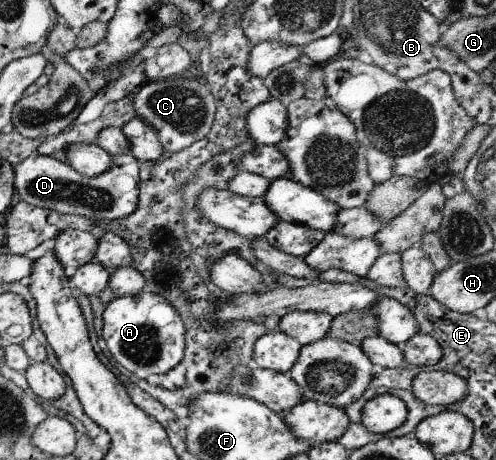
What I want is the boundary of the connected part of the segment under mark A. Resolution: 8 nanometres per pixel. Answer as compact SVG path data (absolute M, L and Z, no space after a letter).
M147 291L116 298L106 305L103 338L116 362L134 373L140 380L148 381L151 376L170 372L185 355L185 326L181 316L162 296Z

